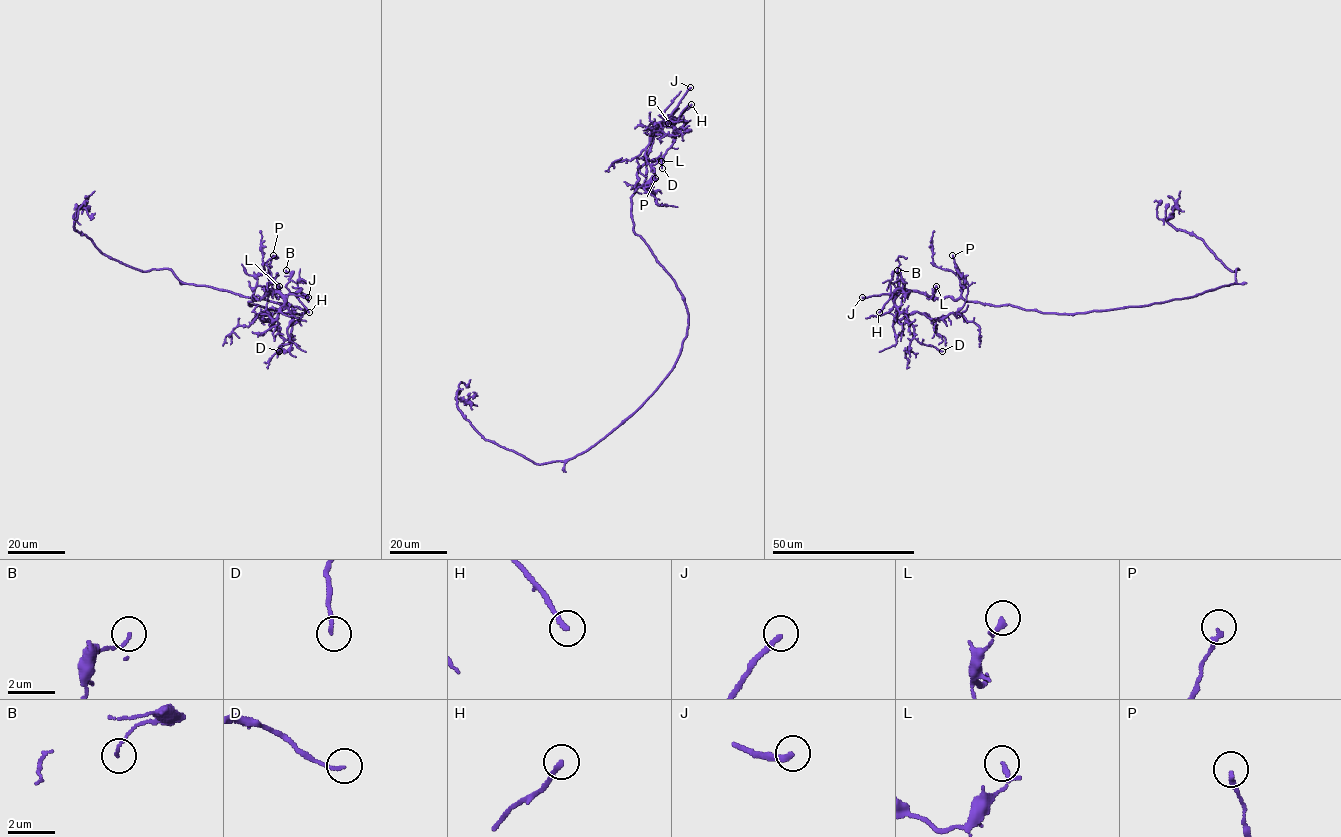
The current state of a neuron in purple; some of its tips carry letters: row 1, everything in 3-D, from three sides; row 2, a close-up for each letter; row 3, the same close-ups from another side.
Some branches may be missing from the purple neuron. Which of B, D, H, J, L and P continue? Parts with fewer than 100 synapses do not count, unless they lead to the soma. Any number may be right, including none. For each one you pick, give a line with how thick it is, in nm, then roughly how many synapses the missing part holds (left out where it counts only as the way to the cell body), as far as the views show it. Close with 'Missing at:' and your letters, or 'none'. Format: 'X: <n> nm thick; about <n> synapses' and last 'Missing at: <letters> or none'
J: 260 nm thick
Missing at: J

